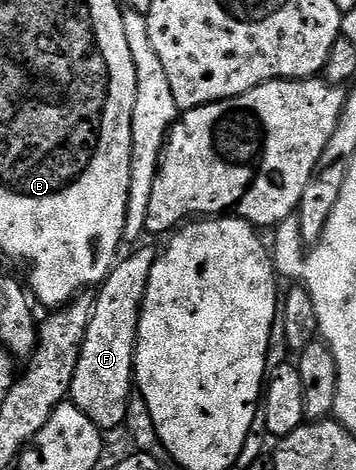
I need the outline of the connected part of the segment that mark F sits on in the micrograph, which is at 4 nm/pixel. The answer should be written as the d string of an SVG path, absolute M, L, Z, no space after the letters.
M144 247L137 249L142 251L137 251L126 259L124 256L105 278L105 282L100 284L79 365L75 369L75 377L69 390L71 402L83 413L87 413L87 417L91 417L93 424L100 427L102 432L124 424L127 409L135 395L133 355L137 351L137 326L141 320L141 302L145 296L149 274L158 256L156 250Z

